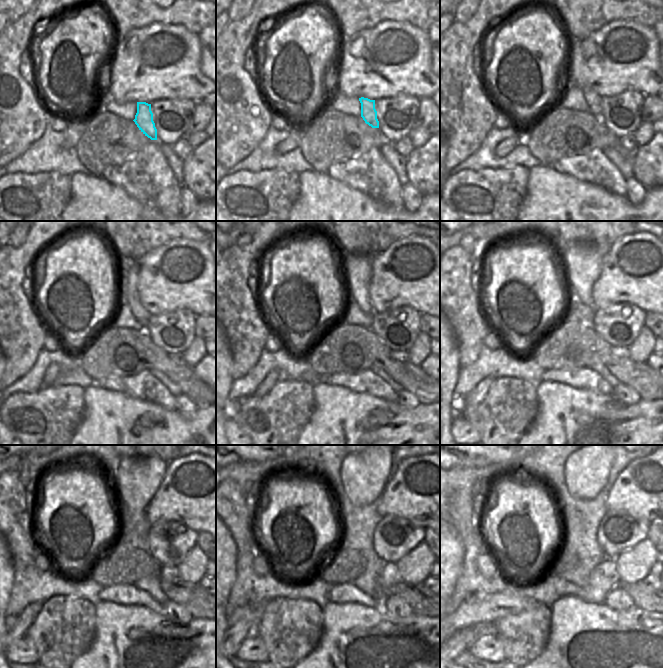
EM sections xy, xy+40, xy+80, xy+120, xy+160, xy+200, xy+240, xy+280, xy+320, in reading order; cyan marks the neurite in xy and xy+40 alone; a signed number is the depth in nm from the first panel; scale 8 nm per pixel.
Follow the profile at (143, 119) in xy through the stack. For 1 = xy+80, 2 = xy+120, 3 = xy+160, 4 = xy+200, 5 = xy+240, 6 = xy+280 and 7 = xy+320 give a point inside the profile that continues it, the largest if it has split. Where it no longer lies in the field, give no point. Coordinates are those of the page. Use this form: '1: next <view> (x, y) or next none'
1: next xy+80 (593, 100)
2: next xy+120 (129, 269)
3: next xy+160 (356, 269)
4: next xy+200 (582, 261)
5: next xy+240 (138, 478)
6: next xy+280 (364, 475)
7: next xy+320 (587, 469)

